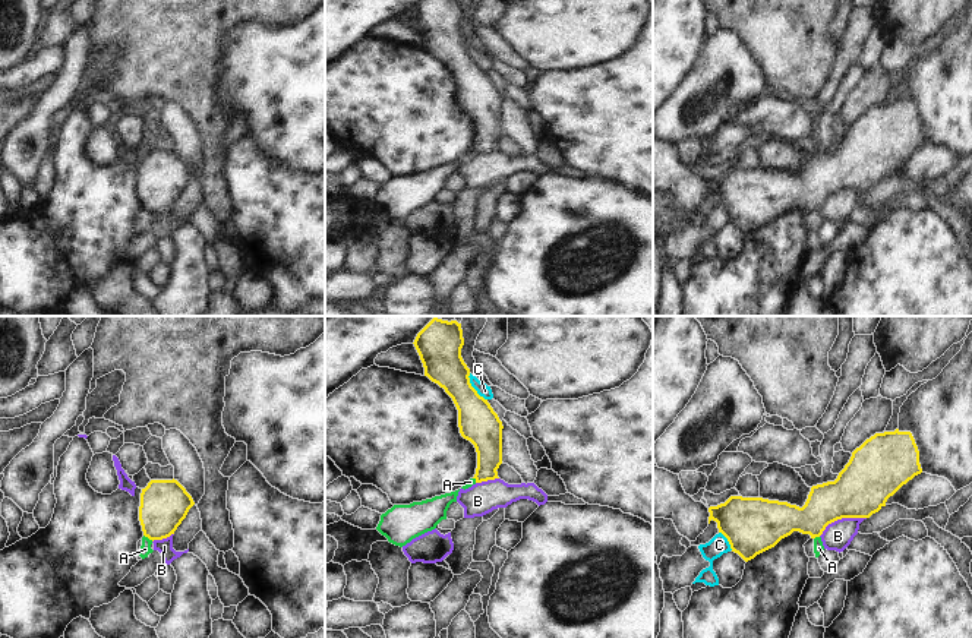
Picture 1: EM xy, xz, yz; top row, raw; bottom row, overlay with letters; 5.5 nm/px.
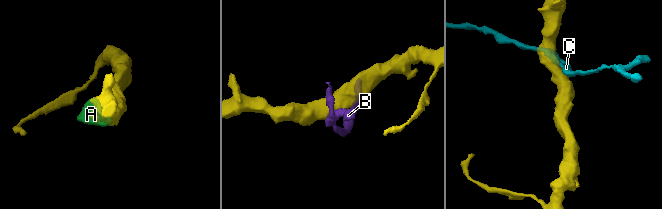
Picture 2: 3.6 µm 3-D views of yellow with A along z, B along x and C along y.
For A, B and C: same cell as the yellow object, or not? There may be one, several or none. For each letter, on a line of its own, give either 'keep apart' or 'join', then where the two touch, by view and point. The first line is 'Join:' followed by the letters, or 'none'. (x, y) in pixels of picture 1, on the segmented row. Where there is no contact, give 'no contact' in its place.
Join: none
A: keep apart | xy (148, 537)
B: keep apart | yz (840, 518)
C: keep apart | xz (473, 388)

